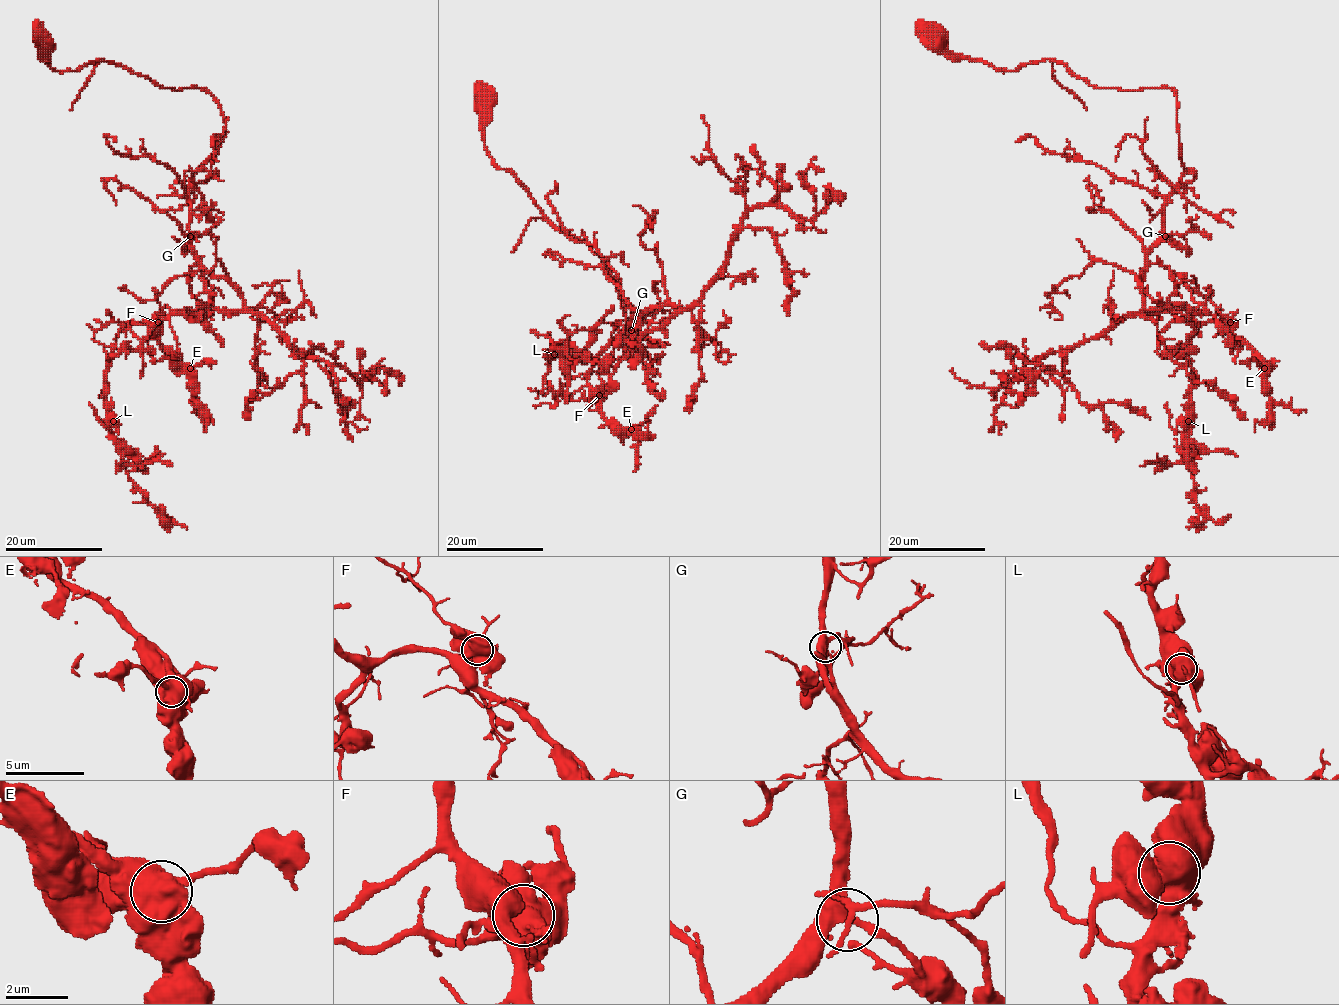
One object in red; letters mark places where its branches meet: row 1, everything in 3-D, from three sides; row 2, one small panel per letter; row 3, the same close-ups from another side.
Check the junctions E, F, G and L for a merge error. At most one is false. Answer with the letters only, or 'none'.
F

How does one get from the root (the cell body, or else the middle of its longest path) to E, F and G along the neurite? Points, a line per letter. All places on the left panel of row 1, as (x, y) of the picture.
E: (42, 37), (56, 70), (104, 59), (219, 106), (190, 248), (243, 307), (146, 323), (190, 368)
F: (42, 37), (56, 70), (104, 59), (219, 106), (190, 248), (243, 307), (158, 321)
G: (42, 37), (42, 59), (56, 70), (104, 59), (215, 99), (225, 136), (191, 176), (190, 236)

